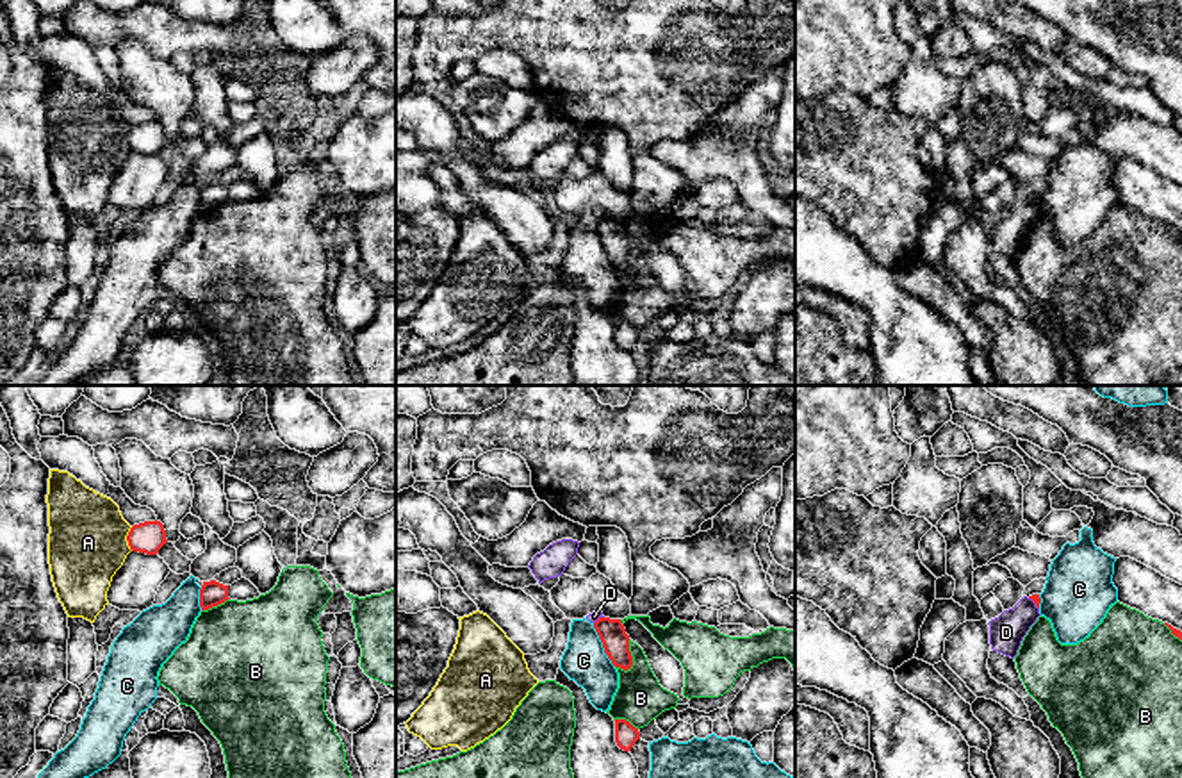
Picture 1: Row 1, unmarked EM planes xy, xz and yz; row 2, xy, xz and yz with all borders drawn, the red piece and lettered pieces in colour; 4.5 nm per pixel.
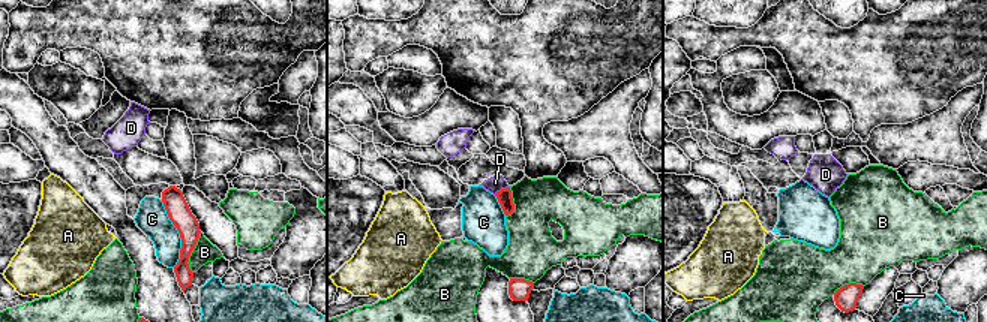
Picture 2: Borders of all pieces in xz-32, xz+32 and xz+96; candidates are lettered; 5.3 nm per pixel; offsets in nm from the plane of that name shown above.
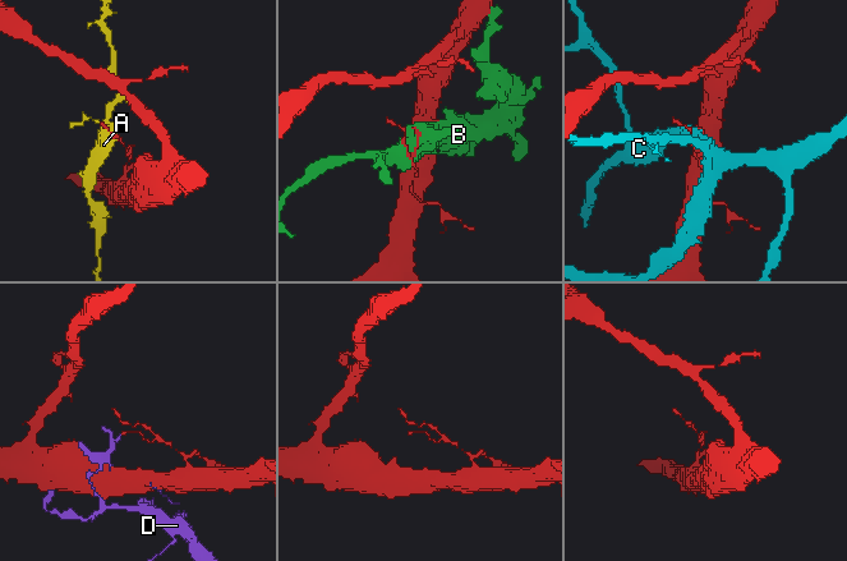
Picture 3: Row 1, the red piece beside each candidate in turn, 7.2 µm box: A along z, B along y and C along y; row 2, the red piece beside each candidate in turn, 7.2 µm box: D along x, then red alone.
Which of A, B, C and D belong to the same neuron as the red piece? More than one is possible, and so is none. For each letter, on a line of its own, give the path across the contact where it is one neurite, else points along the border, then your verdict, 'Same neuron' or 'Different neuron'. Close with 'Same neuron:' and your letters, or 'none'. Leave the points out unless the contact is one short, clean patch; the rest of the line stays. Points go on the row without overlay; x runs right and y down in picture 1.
A: Different neuron
B: Different neuron
C: Different neuron
D: Boundary: yz (1029, 197), (1038, 209). Different neuron
Same neuron: none

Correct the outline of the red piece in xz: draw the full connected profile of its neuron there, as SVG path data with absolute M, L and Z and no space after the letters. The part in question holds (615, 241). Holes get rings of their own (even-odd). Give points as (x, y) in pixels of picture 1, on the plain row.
M599 218L594 228L603 243L604 253L615 268L631 269L629 236L620 219Z

